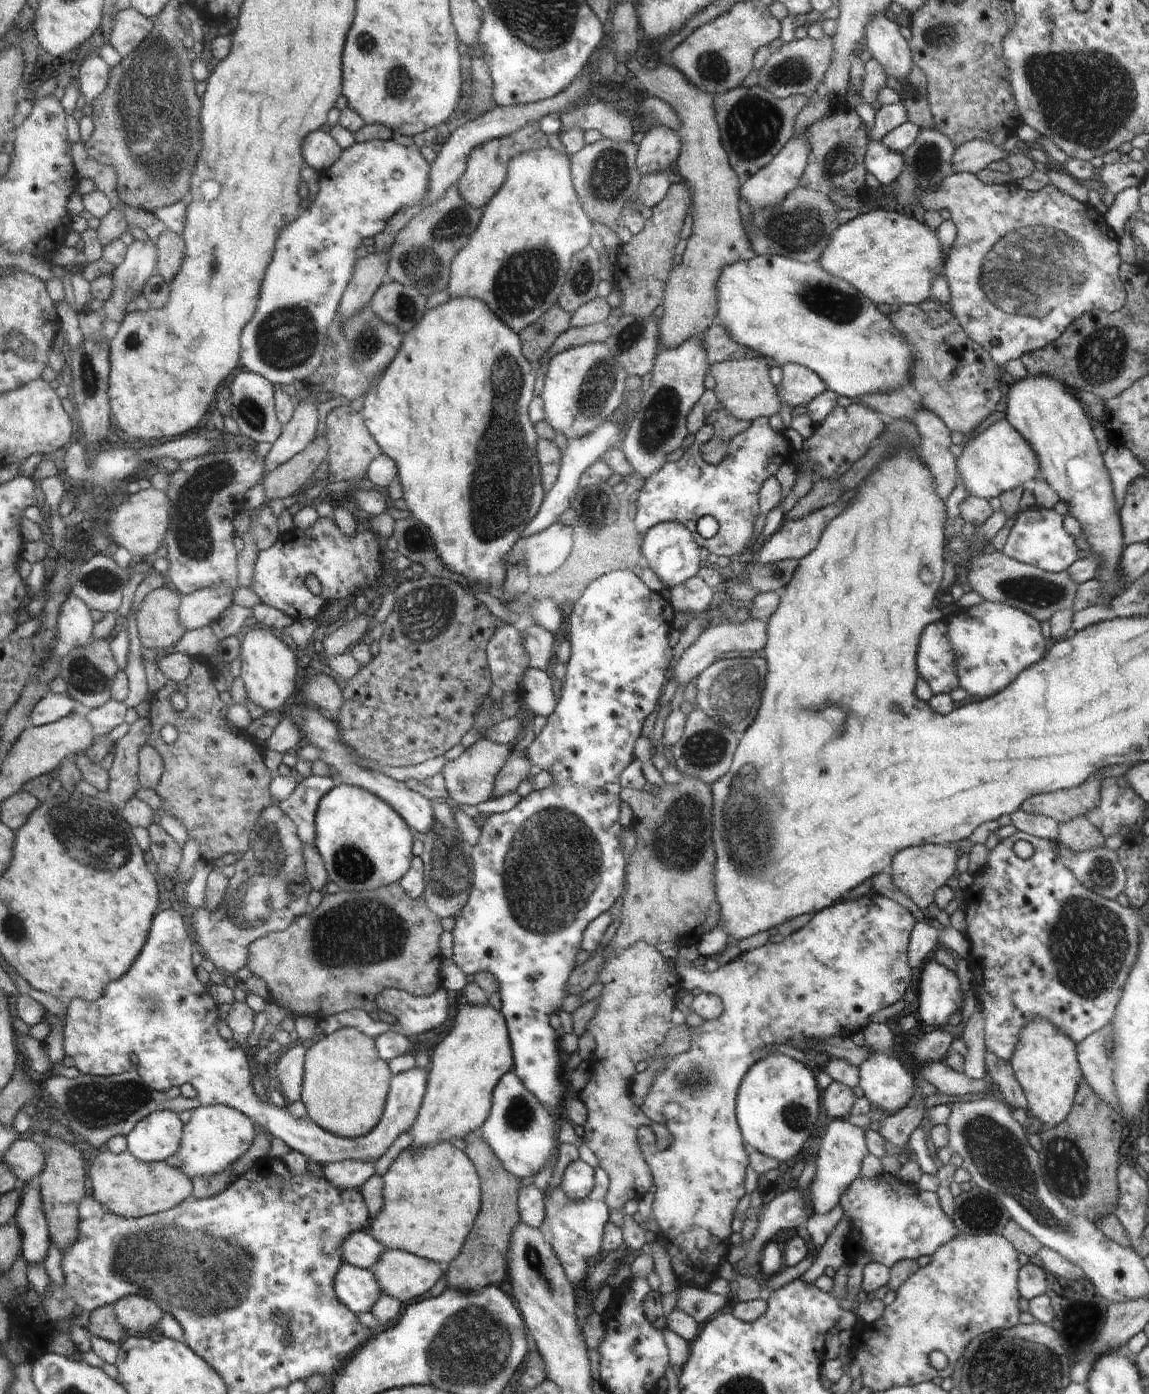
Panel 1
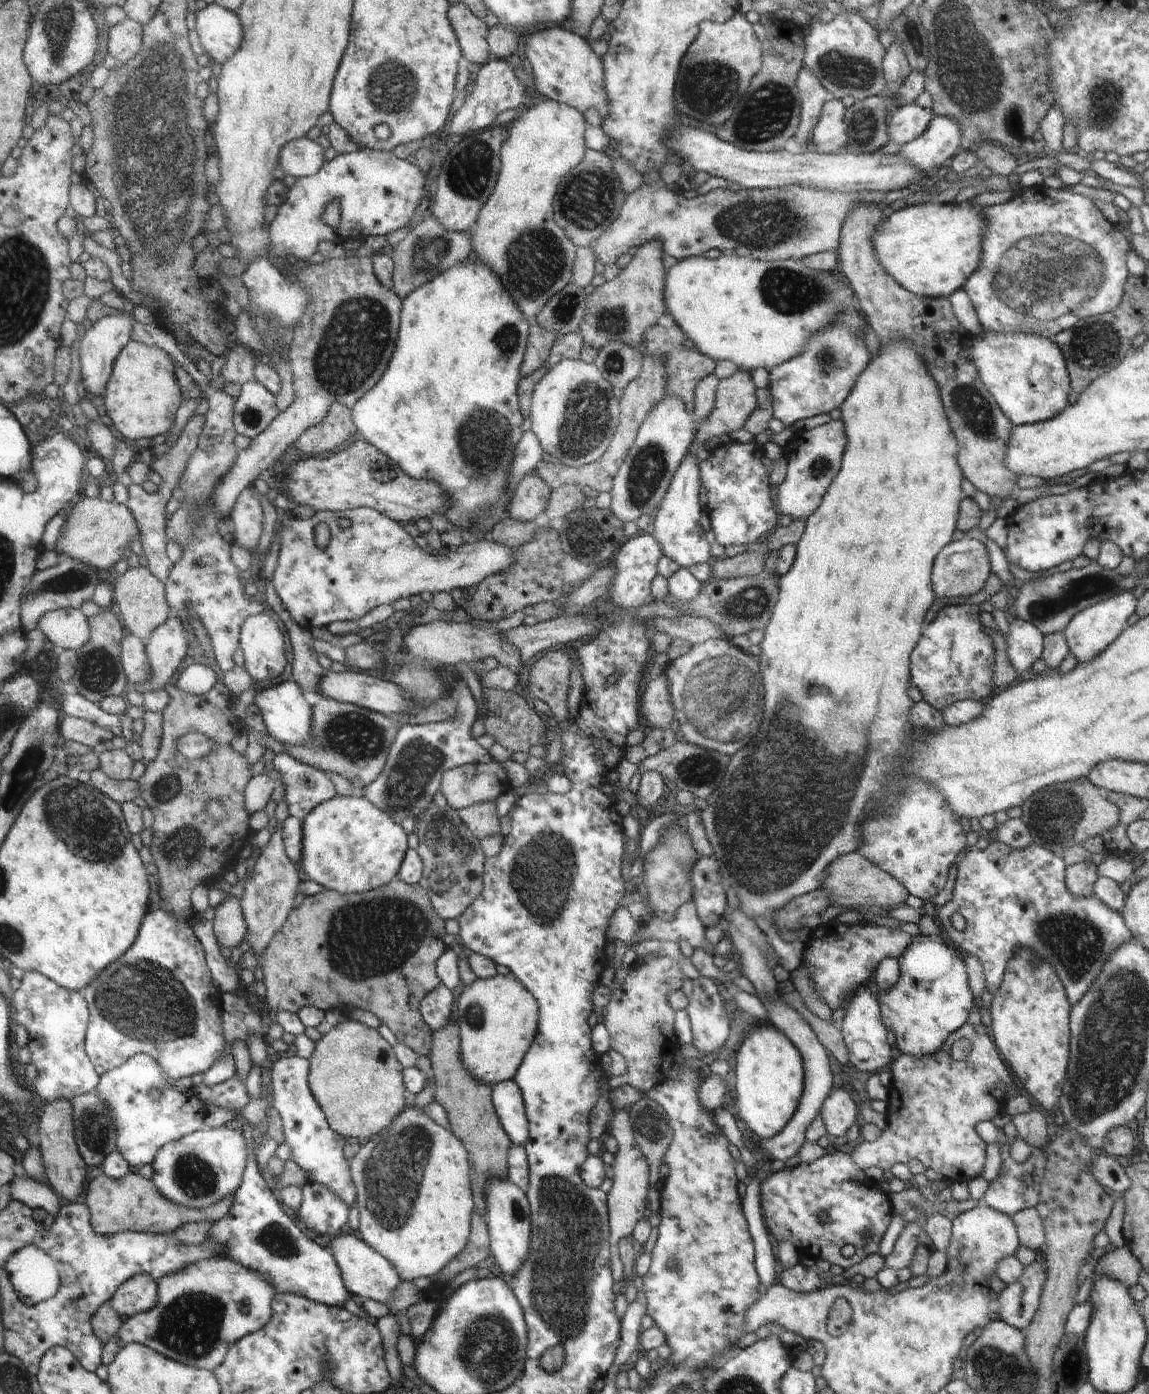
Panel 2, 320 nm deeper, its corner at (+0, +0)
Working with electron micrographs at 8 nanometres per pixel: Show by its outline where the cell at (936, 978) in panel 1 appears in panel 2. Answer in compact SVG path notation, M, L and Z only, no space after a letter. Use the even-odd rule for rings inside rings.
M916 935L912 944L905 950L905 954L898 959L901 968L901 976L889 989L879 989L877 1002L881 1005L886 1028L896 1036L895 1045L899 1054L906 1054L914 1058L929 1057L937 1053L941 1046L954 1032L961 1028L968 1020L970 1008L972 1008L972 988L968 988L969 976L966 976L967 966L964 966L962 956L952 948L952 944L944 944L942 940L934 940L934 937Z

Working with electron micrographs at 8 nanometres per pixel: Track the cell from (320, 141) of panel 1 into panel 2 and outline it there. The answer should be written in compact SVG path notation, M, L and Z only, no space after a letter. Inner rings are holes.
M294 139L281 150L281 167L284 175L307 177L318 173L324 165L324 152L316 141Z

